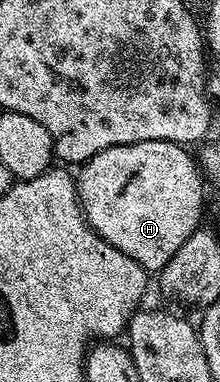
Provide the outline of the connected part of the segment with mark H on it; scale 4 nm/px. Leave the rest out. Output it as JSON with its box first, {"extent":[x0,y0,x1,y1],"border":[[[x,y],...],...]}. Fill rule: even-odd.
{"extent":[76,140,204,270],"border":[[[149,140],[100,150],[76,172],[78,200],[87,222],[116,250],[147,270],[165,266],[203,223],[204,173],[176,142]]]}

